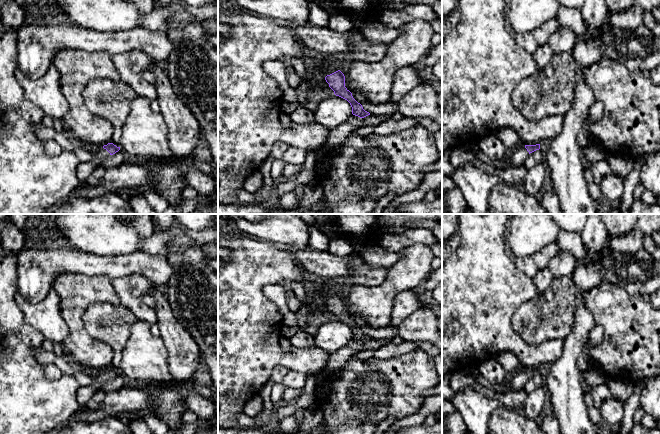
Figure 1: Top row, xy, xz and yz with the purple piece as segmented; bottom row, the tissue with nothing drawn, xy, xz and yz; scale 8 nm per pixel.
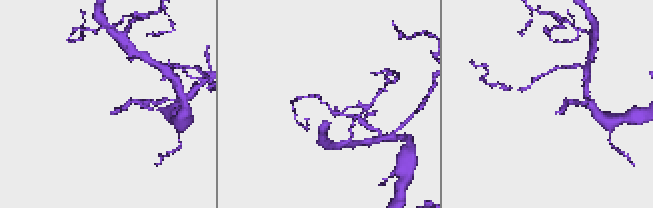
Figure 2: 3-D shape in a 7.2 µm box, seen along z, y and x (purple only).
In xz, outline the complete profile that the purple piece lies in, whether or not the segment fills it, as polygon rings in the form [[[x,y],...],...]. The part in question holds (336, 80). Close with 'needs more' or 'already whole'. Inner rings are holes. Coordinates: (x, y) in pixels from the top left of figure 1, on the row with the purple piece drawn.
[[[325,60],[318,64],[318,68],[325,74],[325,80],[334,91],[334,94],[350,103],[353,115],[360,118],[370,115],[370,113],[365,111],[362,105],[353,98],[352,93],[345,87],[345,76],[339,70],[337,63]]]; needs more

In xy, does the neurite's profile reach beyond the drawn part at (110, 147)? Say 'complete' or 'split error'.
split error

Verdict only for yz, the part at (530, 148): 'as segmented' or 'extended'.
extended

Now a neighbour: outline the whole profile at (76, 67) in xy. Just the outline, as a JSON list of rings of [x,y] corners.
[[[63,49],[53,58],[52,65],[60,73],[61,91],[69,104],[69,110],[62,122],[67,133],[77,142],[102,146],[111,143],[110,123],[89,111],[84,102],[83,92],[92,79],[121,79],[112,56],[106,51]]]

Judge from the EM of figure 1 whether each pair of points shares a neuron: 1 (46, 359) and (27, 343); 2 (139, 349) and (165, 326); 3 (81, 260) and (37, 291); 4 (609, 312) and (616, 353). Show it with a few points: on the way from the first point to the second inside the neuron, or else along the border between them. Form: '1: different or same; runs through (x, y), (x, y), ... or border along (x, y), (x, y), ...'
1: different; border along (39, 346), (35, 350), (35, 358), (43, 366)
2: different; border along (160, 336), (168, 358)
3: same; runs through (69, 261), (62, 261), (44, 279)
4: same; runs through (618, 322), (618, 343)

